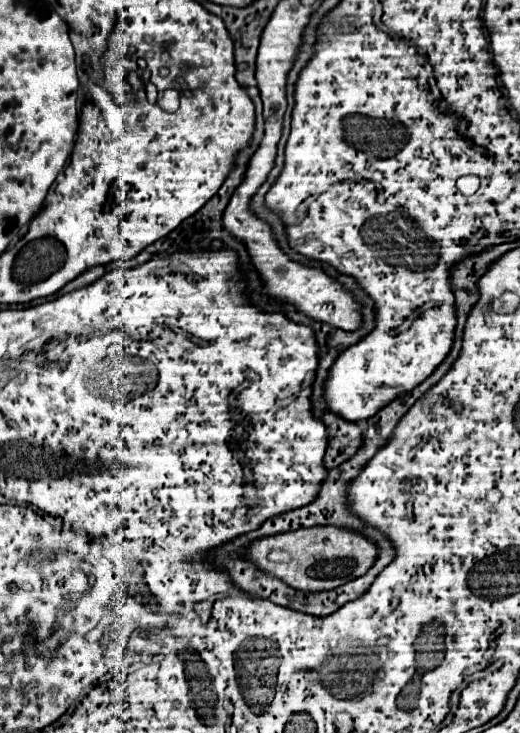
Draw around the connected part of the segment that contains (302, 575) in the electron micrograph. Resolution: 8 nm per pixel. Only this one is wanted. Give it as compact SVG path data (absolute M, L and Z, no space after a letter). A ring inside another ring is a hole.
M318 525L308 529L298 529L292 533L280 533L272 537L264 537L248 549L248 559L262 567L262 571L282 579L294 589L300 591L332 591L350 579L362 577L376 561L378 547L374 541L364 535L338 527L338 525ZM282 549L292 555L290 563L276 563L270 559L270 553Z

